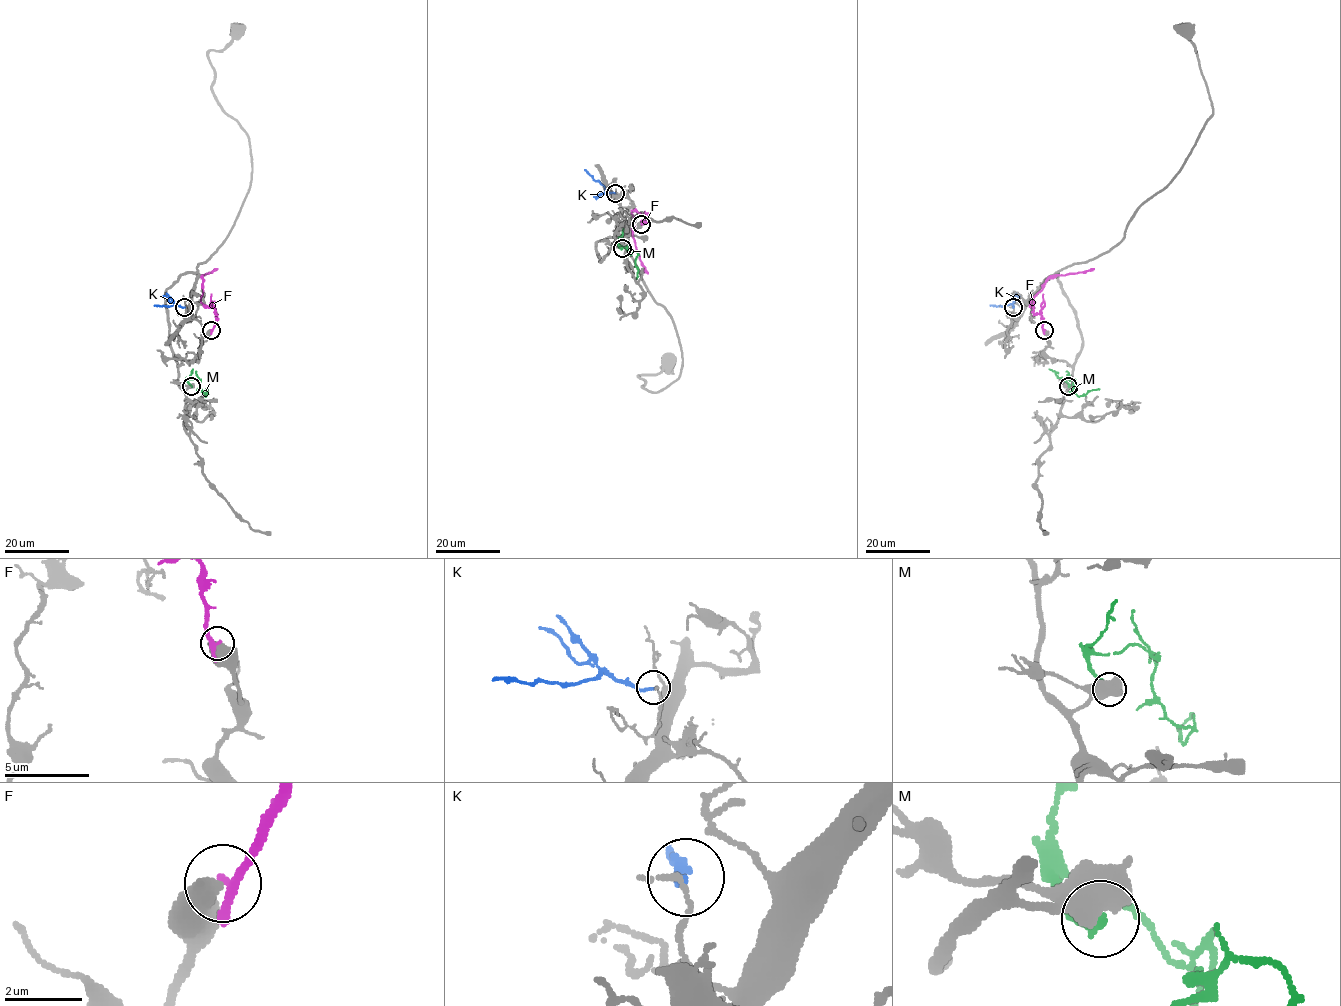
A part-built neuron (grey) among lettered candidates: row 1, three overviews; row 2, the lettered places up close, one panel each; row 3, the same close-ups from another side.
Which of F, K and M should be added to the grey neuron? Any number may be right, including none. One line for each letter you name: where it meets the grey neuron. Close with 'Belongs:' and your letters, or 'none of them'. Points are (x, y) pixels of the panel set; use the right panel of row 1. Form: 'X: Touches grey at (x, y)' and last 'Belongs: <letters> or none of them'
Belongs: none of them

